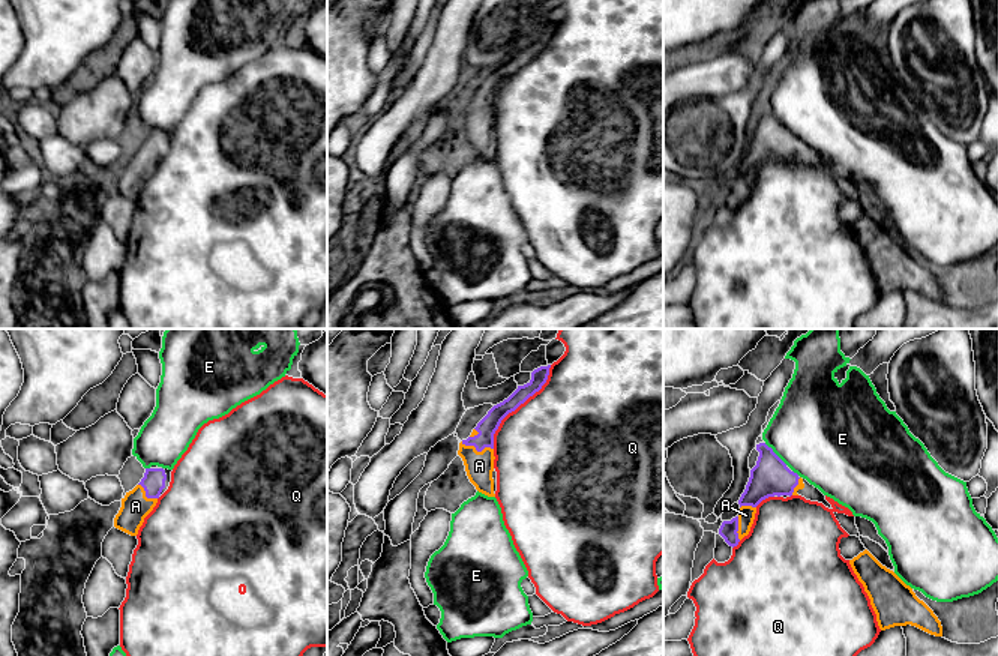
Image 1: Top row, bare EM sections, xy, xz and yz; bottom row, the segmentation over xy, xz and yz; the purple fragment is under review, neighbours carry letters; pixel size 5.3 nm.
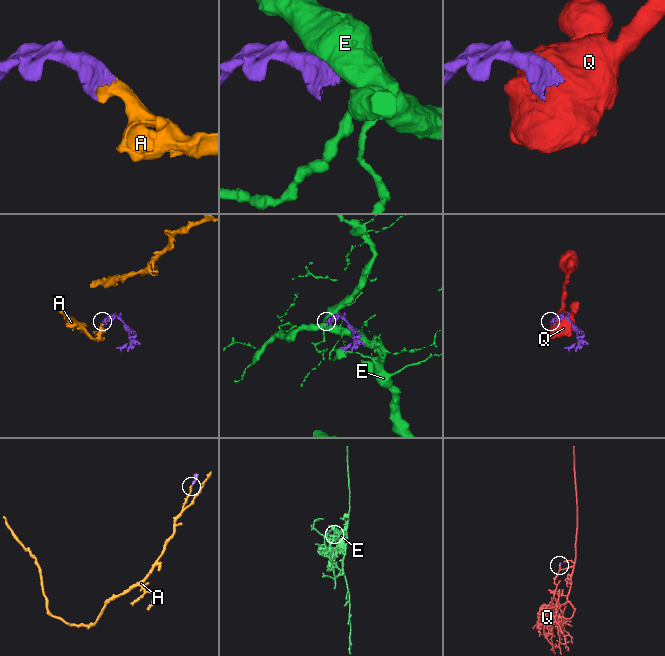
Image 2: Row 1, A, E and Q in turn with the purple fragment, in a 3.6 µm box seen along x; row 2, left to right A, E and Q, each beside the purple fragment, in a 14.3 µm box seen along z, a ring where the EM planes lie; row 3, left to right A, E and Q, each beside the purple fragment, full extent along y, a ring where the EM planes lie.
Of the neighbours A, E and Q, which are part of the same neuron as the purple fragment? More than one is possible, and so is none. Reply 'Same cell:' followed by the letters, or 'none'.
Same cell: A

